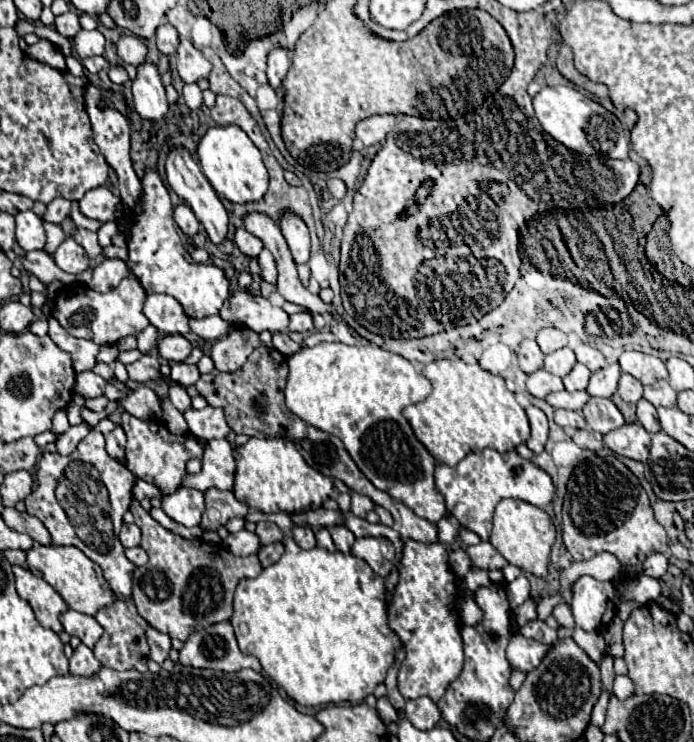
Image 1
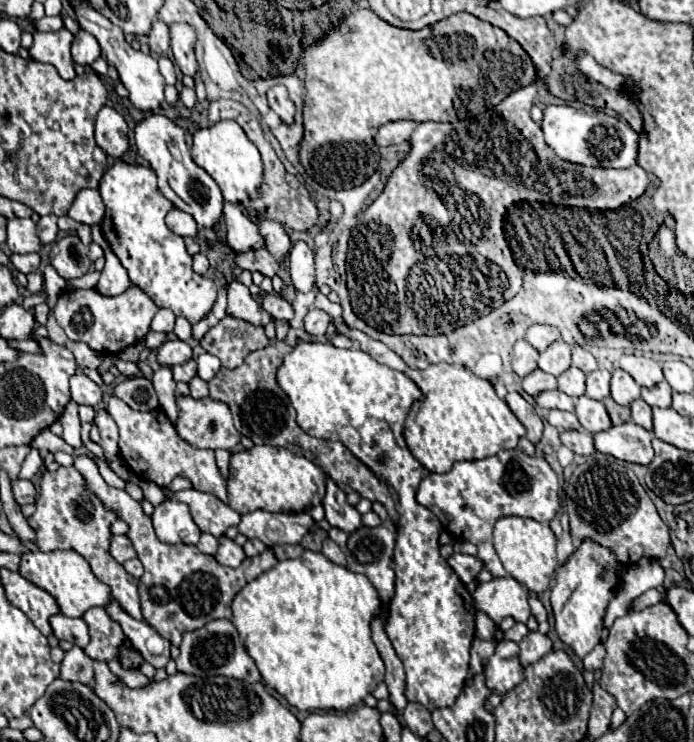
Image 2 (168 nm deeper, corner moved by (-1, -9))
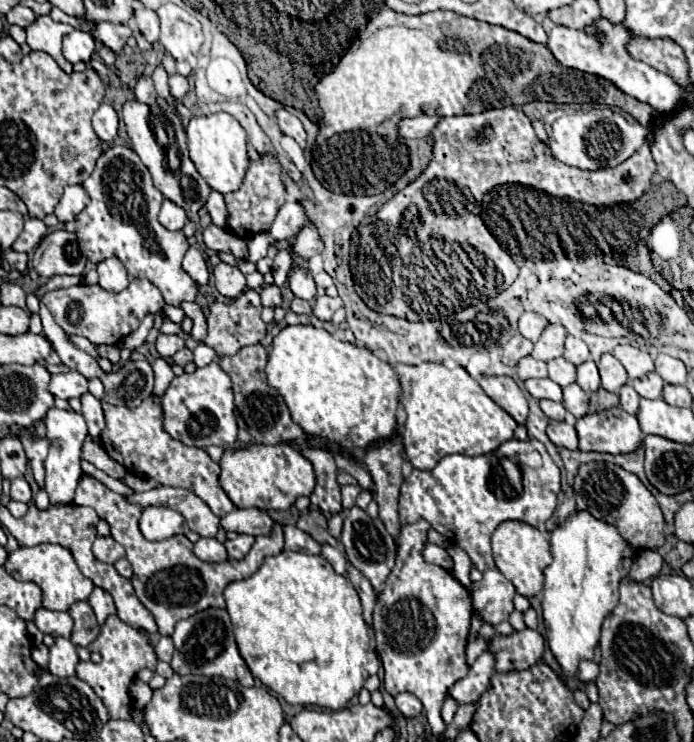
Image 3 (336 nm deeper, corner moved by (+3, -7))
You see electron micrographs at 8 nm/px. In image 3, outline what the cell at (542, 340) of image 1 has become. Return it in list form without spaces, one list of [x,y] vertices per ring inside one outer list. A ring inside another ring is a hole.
[[[524,313],[518,321],[518,331],[522,337],[530,339],[532,343],[536,343],[536,339],[540,339],[544,327],[548,327],[548,321],[538,315],[538,313]]]

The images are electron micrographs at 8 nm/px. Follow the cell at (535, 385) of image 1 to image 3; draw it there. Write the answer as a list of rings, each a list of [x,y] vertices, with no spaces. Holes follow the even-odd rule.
[[[524,357],[518,363],[518,377],[522,381],[526,381],[526,379],[544,379],[544,377],[548,377],[546,363],[544,361],[536,361],[534,357]]]

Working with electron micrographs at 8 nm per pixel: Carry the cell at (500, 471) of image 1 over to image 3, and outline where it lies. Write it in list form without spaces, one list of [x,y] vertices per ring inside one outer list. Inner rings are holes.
[[[506,441],[498,451],[468,457],[446,455],[432,471],[414,469],[412,475],[400,487],[400,523],[414,523],[426,519],[440,535],[444,531],[454,533],[454,541],[470,555],[472,565],[478,571],[494,569],[490,551],[490,535],[508,519],[524,521],[542,529],[556,509],[556,495],[560,493],[560,469],[538,441]],[[538,451],[542,455],[542,467],[530,469],[516,461],[520,453]]]

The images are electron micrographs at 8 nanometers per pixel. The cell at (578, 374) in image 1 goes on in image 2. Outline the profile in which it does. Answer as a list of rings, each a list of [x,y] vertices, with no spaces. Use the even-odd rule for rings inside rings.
[[[570,367],[558,375],[558,389],[570,397],[580,397],[584,395],[584,389],[586,389],[584,381],[586,381],[586,375],[578,367]]]

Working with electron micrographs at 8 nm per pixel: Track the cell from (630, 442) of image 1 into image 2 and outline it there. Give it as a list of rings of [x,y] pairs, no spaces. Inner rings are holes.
[[[622,423],[606,431],[594,433],[594,447],[600,453],[612,455],[620,461],[650,465],[652,451],[652,433],[636,423]]]

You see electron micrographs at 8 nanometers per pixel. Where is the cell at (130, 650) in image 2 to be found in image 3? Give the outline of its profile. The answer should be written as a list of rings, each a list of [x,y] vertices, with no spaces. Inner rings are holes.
[[[110,615],[106,619],[106,623],[102,625],[102,633],[98,635],[98,639],[88,649],[98,651],[102,655],[102,661],[100,663],[80,661],[76,667],[76,677],[86,681],[96,691],[96,695],[104,701],[112,719],[130,719],[132,699],[128,695],[128,685],[134,681],[136,673],[142,667],[154,669],[156,661],[158,661],[154,647],[148,641],[148,635],[138,631],[138,629],[132,629],[128,623],[120,621],[116,615]]]

